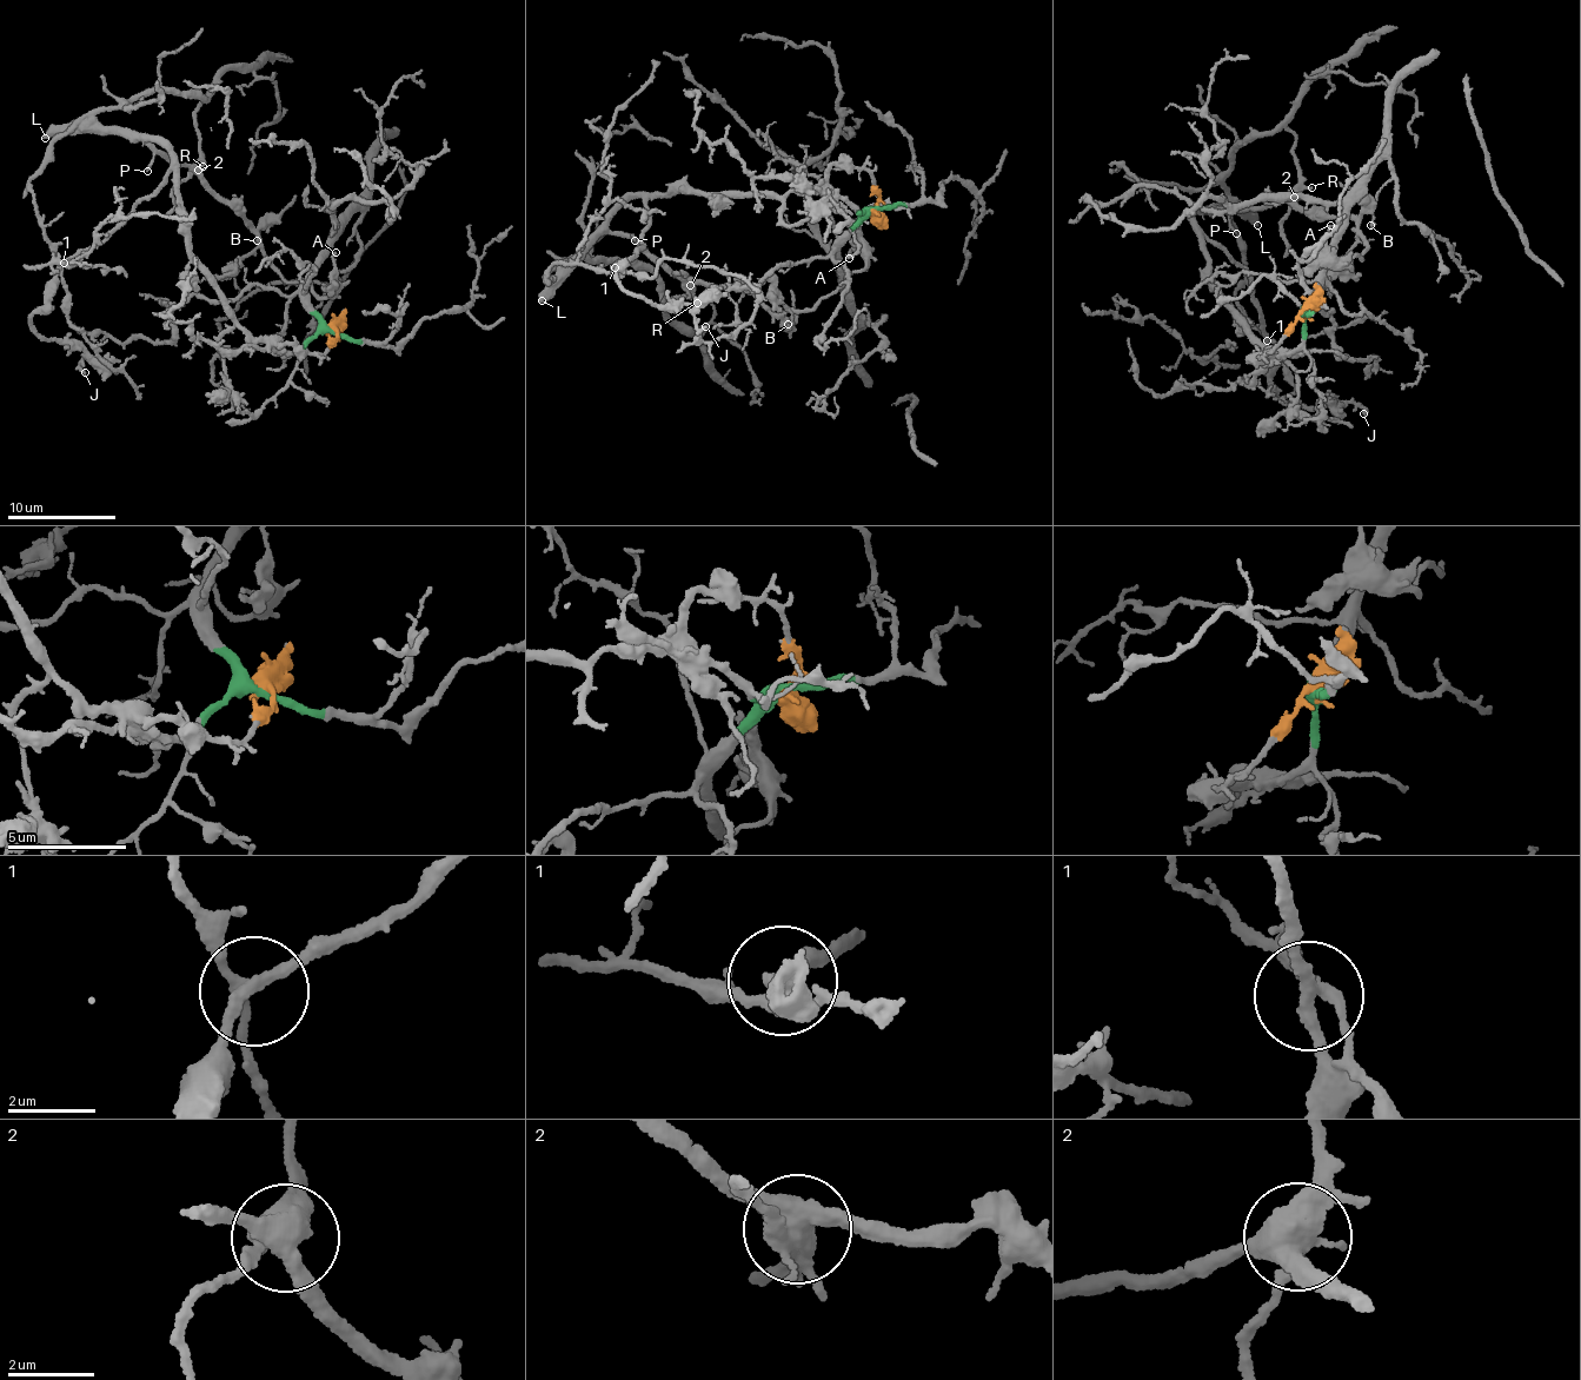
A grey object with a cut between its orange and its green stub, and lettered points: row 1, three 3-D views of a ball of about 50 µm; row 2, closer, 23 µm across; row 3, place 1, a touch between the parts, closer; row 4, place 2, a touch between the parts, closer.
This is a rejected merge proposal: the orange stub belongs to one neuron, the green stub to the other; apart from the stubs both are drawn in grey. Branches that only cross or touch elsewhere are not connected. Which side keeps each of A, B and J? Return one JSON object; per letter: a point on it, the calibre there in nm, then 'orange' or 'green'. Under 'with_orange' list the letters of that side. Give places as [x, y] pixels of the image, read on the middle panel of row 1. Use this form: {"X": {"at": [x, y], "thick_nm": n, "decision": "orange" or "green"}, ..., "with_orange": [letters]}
{"A": {"at": [849, 258], "thick_nm": 150, "decision": "orange"}, "B": {"at": [788, 324], "thick_nm": 180, "decision": "orange"}, "J": {"at": [705, 326], "thick_nm": 220, "decision": "orange"}, "with_orange": ["A", "B", "J"]}

